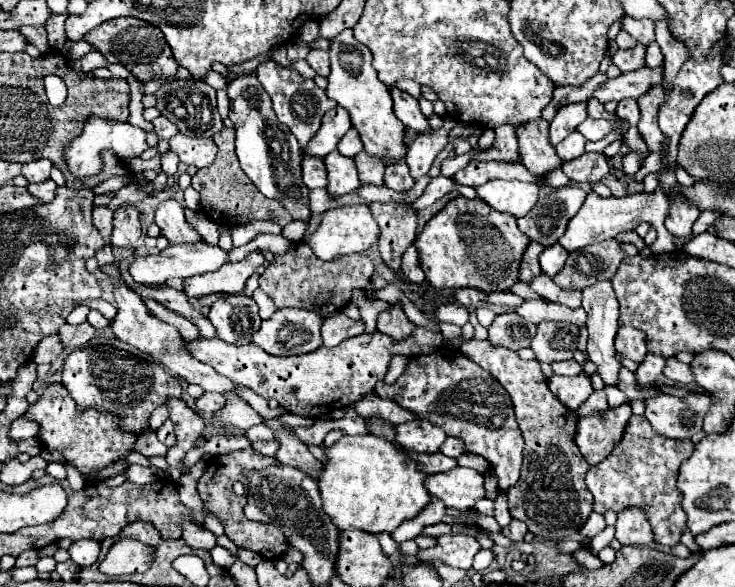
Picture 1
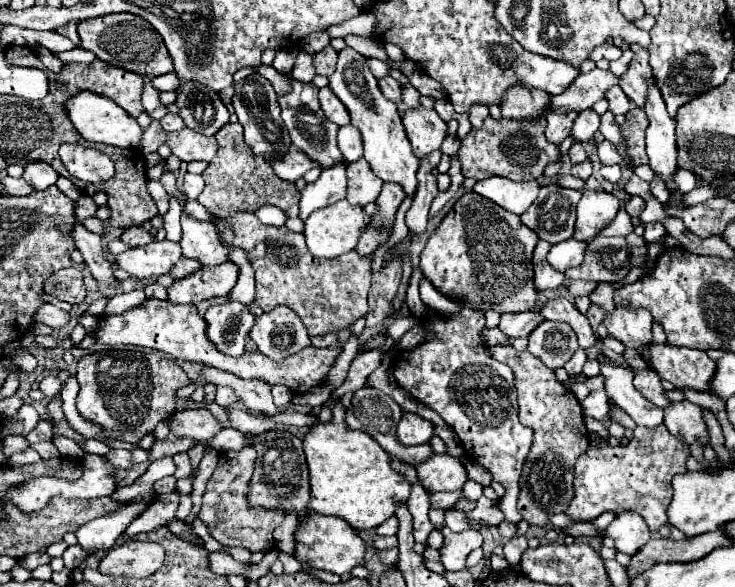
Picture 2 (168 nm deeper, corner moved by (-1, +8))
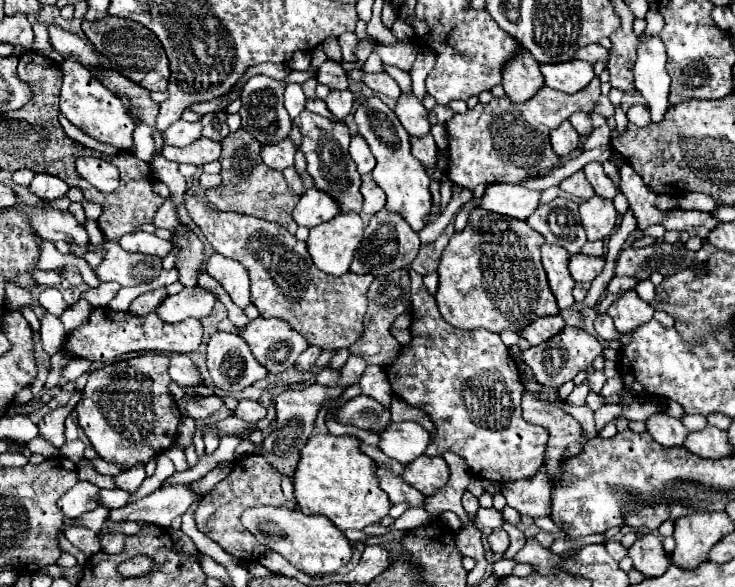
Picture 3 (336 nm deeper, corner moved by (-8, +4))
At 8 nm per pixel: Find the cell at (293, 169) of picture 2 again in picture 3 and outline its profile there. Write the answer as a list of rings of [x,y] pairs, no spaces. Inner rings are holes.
[[[288,138],[280,140],[276,144],[262,144],[262,150],[260,150],[262,162],[274,170],[284,170],[284,168],[292,166],[294,154],[296,154],[296,148]]]

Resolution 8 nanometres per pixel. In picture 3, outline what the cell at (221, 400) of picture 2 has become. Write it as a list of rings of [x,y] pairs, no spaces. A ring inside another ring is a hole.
[[[242,400],[236,408],[236,416],[246,420],[246,422],[258,422],[260,418],[266,416],[266,408],[260,402],[252,402],[252,400]]]

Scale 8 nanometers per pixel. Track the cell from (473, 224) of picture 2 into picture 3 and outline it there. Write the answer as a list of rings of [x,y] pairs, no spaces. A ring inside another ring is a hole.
[[[474,208],[466,228],[450,238],[440,258],[440,266],[438,266],[440,284],[436,292],[436,302],[442,318],[454,328],[462,328],[462,330],[486,328],[490,332],[502,334],[504,330],[520,332],[526,326],[530,326],[536,318],[556,316],[558,314],[556,298],[548,286],[546,272],[540,262],[542,242],[544,238],[540,236],[540,232],[532,230],[524,220],[508,220],[508,216],[496,216],[494,212],[484,212],[482,208]]]

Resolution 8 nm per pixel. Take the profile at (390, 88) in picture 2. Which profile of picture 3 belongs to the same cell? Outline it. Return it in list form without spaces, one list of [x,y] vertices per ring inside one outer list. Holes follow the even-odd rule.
[[[386,72],[364,74],[364,76],[362,76],[362,82],[364,82],[370,90],[374,90],[374,92],[378,92],[378,94],[384,94],[384,96],[388,96],[388,98],[394,98],[394,100],[396,100],[396,96],[400,96],[400,86],[398,86],[396,80],[392,80]]]

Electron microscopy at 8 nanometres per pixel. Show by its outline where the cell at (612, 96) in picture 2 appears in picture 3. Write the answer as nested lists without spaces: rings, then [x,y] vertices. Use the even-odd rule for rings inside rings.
[[[600,96],[600,100],[598,100],[596,106],[594,106],[594,112],[600,114],[600,116],[604,116],[604,118],[614,116],[614,106],[612,106],[610,98],[608,98],[608,96]]]

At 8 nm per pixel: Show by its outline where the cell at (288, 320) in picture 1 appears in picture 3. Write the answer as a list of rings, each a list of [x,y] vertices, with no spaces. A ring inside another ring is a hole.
[[[256,318],[244,328],[236,328],[232,324],[218,324],[220,332],[238,334],[252,350],[254,358],[270,372],[280,374],[296,362],[296,358],[308,348],[308,342],[288,328],[282,320],[272,318]]]

